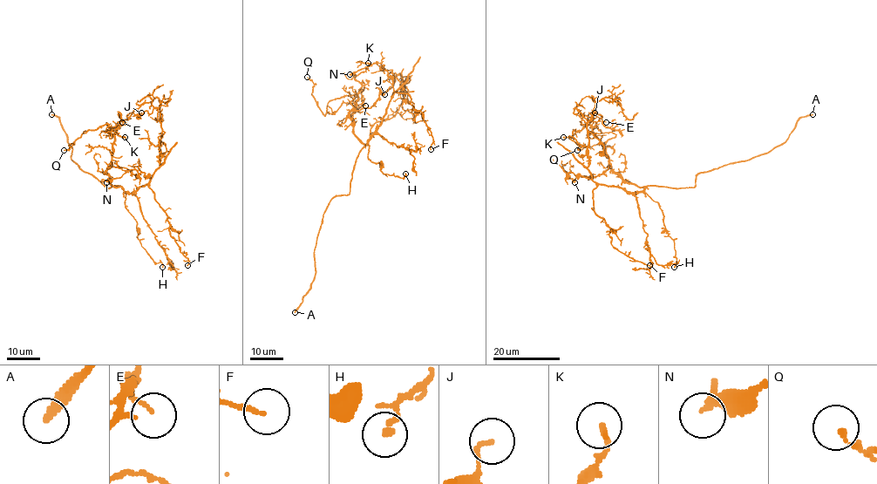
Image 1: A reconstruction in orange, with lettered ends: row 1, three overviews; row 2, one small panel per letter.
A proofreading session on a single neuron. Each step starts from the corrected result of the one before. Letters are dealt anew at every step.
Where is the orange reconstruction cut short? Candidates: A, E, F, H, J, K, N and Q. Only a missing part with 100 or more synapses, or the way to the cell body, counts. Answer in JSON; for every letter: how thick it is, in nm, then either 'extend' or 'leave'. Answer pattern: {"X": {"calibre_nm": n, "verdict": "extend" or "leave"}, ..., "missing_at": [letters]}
{"A": {"calibre_nm": 240, "verdict": "extend"}, "E": {"calibre_nm": 120, "verdict": "leave"}, "F": {"calibre_nm": 160, "verdict": "leave"}, "H": {"calibre_nm": 120, "verdict": "leave"}, "J": {"calibre_nm": 130, "verdict": "leave"}, "K": {"calibre_nm": 180, "verdict": "leave"}, "N": {"calibre_nm": 190, "verdict": "leave"}, "Q": {"calibre_nm": 140, "verdict": "leave"}, "missing_at": ["A"]}

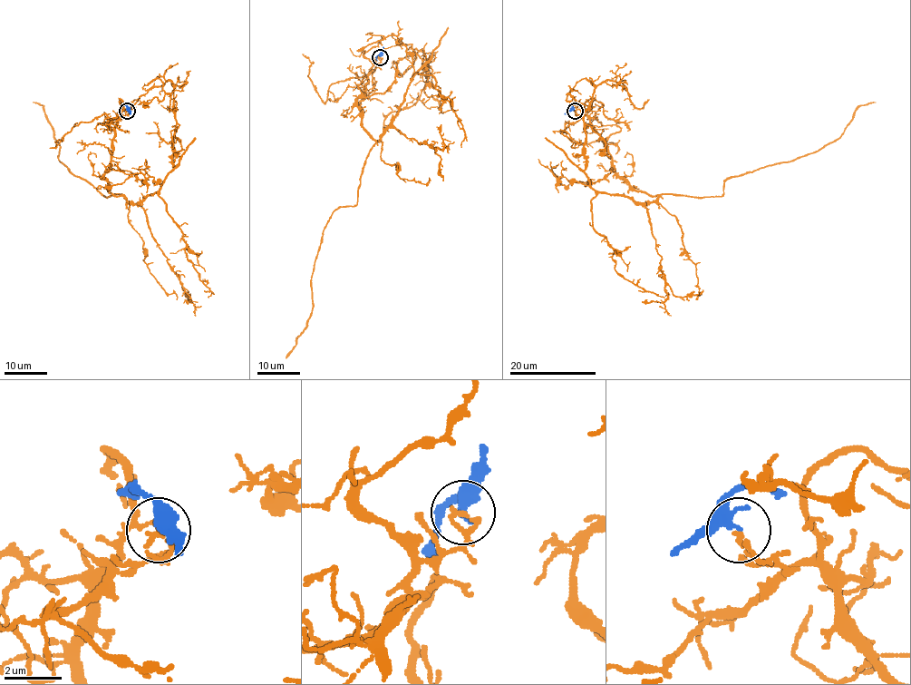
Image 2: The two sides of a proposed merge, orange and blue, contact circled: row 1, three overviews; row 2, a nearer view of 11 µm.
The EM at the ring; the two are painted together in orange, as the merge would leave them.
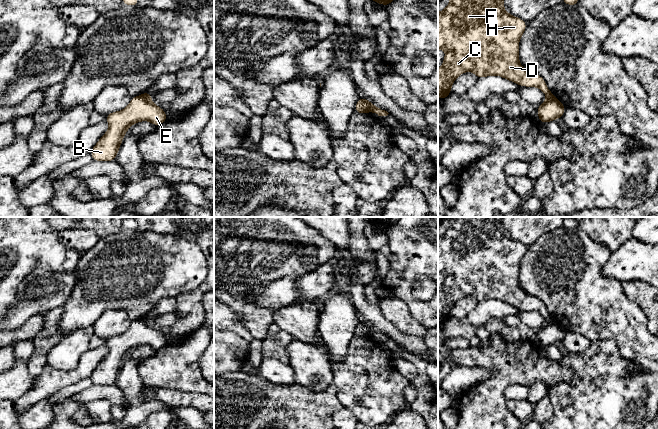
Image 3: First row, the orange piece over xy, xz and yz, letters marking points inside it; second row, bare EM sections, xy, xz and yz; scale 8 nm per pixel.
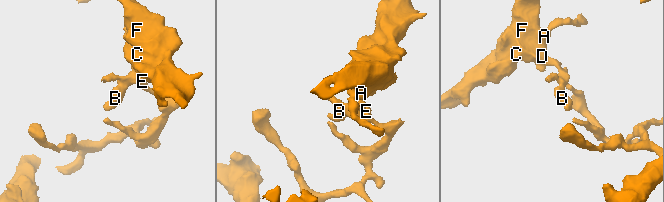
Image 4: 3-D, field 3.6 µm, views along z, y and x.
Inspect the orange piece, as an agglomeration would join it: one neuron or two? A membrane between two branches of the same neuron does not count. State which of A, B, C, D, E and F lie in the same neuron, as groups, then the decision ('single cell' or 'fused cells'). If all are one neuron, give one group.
A C D F / B E; fused cells

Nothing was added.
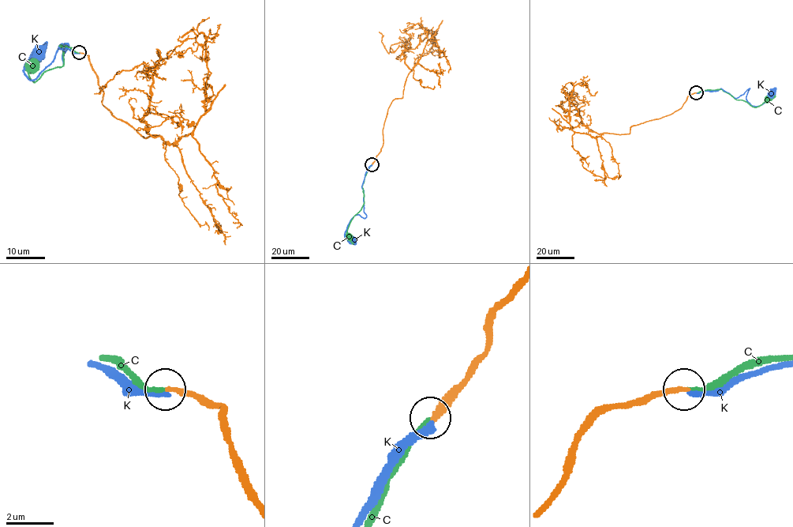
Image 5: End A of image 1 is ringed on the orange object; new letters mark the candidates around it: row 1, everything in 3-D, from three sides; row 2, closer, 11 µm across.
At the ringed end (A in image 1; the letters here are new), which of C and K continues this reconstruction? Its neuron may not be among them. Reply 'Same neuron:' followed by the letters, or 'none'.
Same neuron: C

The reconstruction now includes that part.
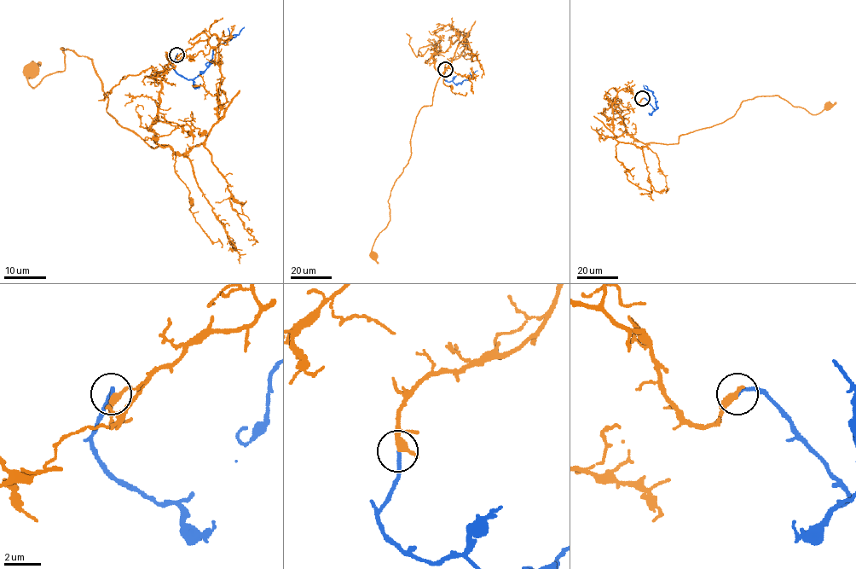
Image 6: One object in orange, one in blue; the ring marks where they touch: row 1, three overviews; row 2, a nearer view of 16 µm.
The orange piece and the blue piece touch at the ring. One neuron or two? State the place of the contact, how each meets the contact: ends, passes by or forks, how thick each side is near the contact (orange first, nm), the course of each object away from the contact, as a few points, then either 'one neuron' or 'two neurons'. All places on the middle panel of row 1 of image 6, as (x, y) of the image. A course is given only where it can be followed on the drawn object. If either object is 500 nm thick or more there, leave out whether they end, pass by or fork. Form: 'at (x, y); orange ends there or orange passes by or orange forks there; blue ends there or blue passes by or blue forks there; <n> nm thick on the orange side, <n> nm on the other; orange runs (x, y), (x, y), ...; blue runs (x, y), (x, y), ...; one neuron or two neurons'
at (445, 69); orange passes by; blue ends there; 320 nm thick on the orange side, 200 nm on the other; orange runs (445, 70), (466, 39), (437, 80), (432, 104), (415, 119), (410, 157), (390, 191), (390, 219), (373, 254); blue runs (445, 70), (442, 78), (456, 84), (469, 80), (477, 71); one neuron

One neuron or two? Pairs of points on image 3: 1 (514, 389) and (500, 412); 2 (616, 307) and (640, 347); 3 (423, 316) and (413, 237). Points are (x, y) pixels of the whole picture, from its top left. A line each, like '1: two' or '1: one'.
1: two
2: one
3: one

